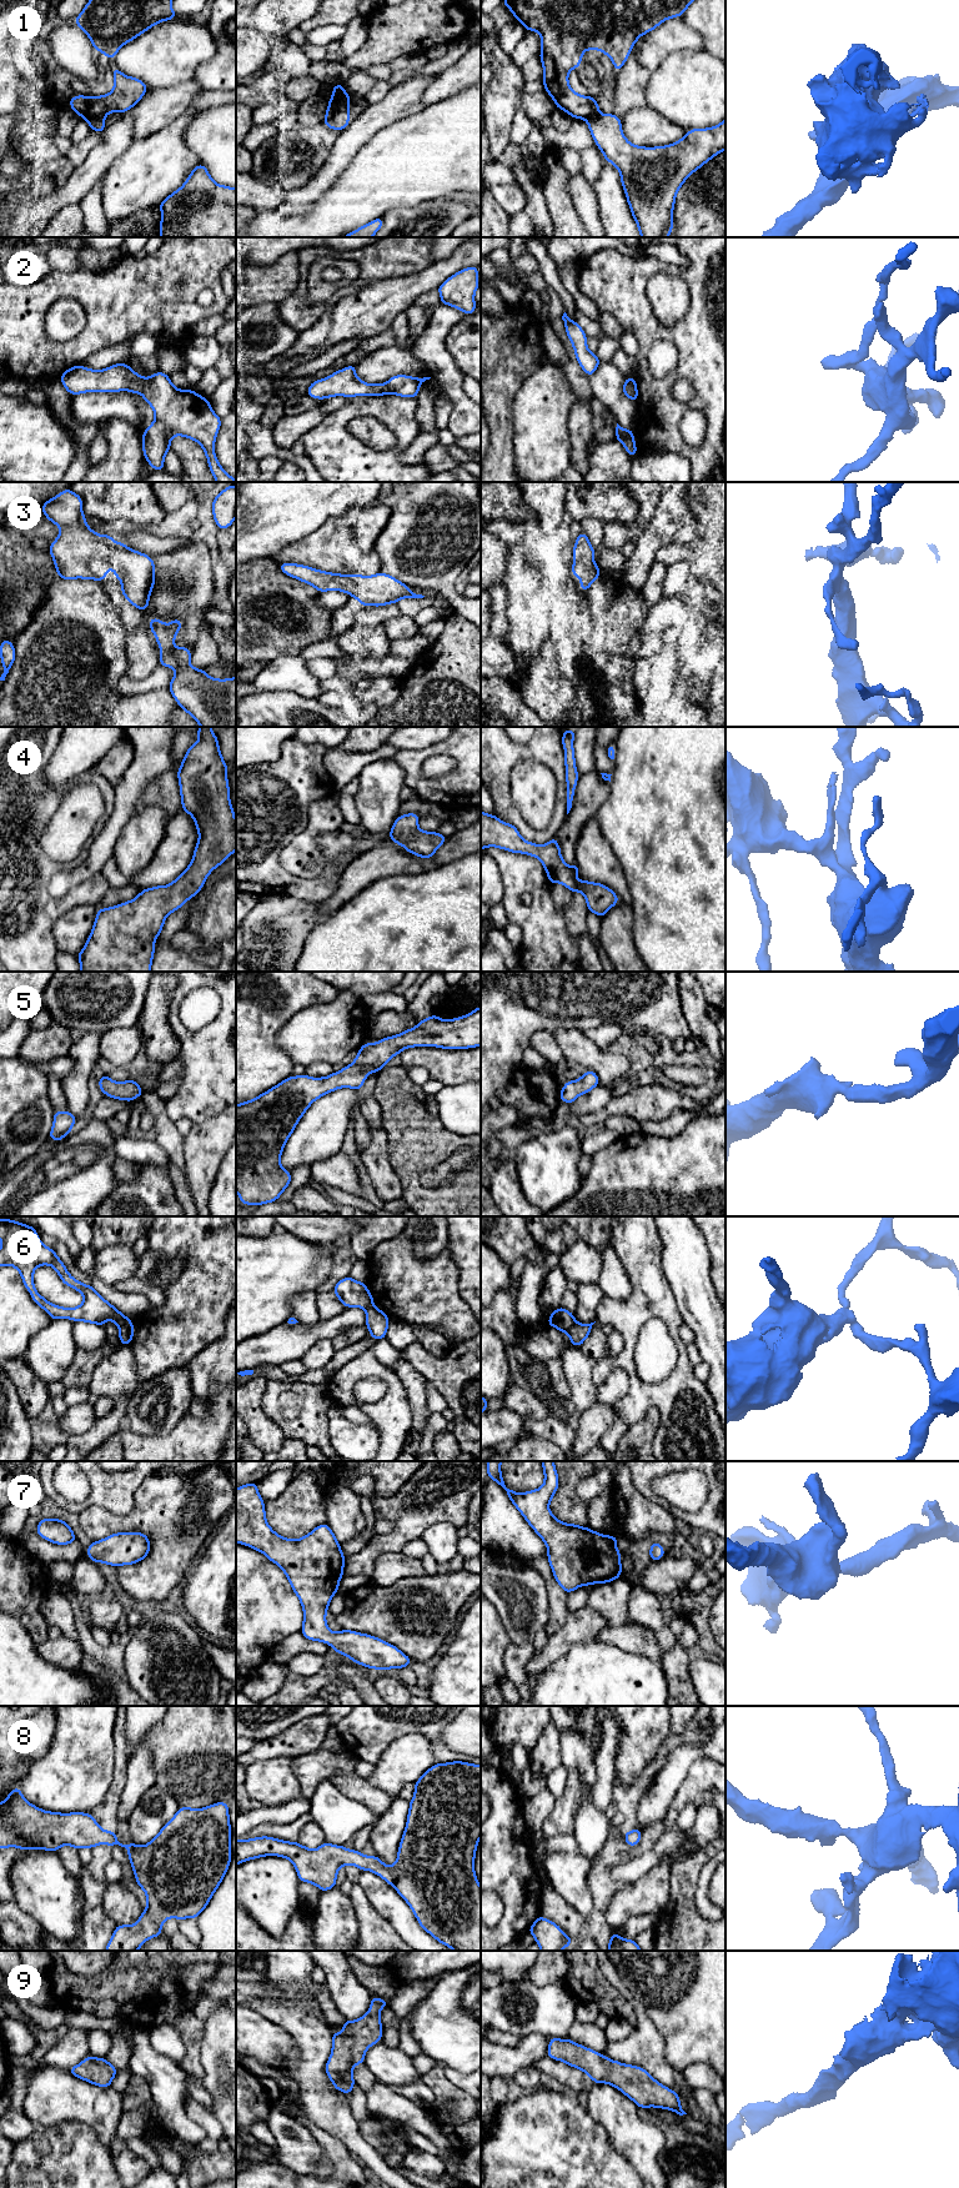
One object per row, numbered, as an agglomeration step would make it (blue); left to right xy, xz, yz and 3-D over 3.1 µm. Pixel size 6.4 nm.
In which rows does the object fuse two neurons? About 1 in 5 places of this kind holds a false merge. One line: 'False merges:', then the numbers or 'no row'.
False merges: 1, 2, 6

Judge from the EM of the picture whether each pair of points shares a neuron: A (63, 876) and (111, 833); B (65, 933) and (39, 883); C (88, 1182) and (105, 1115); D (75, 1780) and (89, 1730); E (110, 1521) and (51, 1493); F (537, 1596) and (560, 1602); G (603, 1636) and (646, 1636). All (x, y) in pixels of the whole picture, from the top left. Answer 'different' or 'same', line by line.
A: same
B: different
C: different
D: same
E: different
F: different
G: same

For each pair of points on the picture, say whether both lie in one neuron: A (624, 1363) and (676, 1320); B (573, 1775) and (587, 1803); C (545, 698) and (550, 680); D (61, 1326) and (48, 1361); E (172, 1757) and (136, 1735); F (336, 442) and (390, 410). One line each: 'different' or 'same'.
A: same
B: different
C: same
D: same
E: different
F: same

